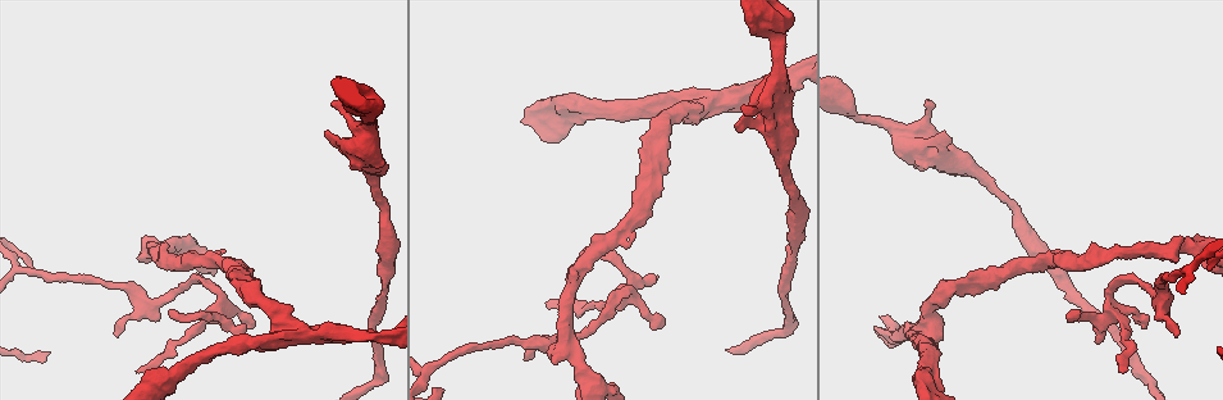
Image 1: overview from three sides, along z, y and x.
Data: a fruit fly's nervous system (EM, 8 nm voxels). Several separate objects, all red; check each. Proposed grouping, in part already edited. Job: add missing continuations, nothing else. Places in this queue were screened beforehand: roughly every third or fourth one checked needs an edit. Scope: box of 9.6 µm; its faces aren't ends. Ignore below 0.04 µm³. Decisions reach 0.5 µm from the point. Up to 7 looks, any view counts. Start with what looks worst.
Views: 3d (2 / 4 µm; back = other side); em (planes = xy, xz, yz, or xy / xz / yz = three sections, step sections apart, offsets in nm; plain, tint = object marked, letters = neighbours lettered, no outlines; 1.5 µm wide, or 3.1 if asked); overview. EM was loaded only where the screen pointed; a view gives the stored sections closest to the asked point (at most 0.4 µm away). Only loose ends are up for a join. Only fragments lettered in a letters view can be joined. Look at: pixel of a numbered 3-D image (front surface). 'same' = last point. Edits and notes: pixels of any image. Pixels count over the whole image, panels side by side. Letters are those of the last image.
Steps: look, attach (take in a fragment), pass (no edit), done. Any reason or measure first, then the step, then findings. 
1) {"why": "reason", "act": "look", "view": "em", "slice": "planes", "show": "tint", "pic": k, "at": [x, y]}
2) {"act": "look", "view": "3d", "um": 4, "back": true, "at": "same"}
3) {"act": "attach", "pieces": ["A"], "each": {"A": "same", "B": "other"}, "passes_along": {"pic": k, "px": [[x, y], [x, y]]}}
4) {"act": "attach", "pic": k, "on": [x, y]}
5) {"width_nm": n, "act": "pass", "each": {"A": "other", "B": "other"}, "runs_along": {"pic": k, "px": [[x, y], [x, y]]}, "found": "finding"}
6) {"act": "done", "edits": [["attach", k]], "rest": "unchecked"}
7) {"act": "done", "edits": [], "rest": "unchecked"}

{"why": "free end", "act": "look", "view": "3d", "um": 4, "pic": 1, "at": [251, 326]}

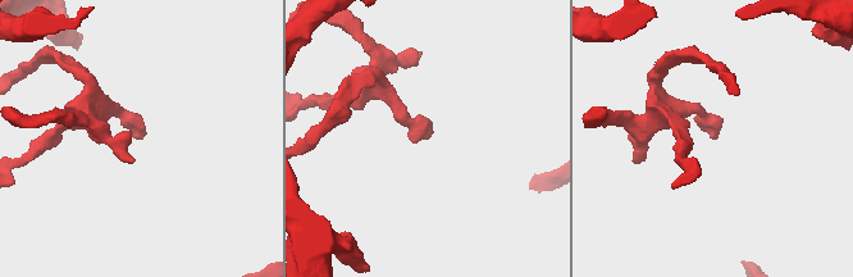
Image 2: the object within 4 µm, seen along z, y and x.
{"why": "need the tissue", "act": "look", "view": "em", "slice": "planes", "show": "letters", "pic": 2, "at": [427, 133]}

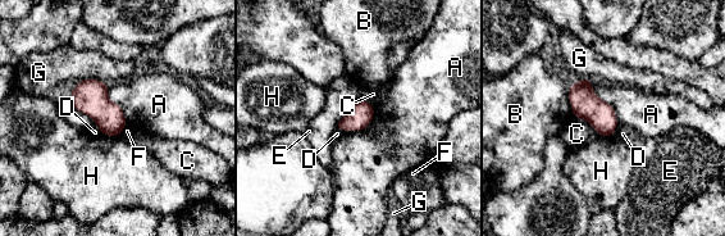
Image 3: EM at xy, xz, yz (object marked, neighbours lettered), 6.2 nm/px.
{"act": "pass", "each": {"A": "other", "B": "other", "C": "other", "D": "other", "E": "other", "F": "other", "G": "other", "H": "other"}, "border": {"pic": 3, "px": [[591, 80], [619, 122]]}, "found": "none of them fits"}

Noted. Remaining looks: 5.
{"why": "free end", "act": "look", "view": "3d", "um": 2, "pic": 1, "at": [375, 336]}

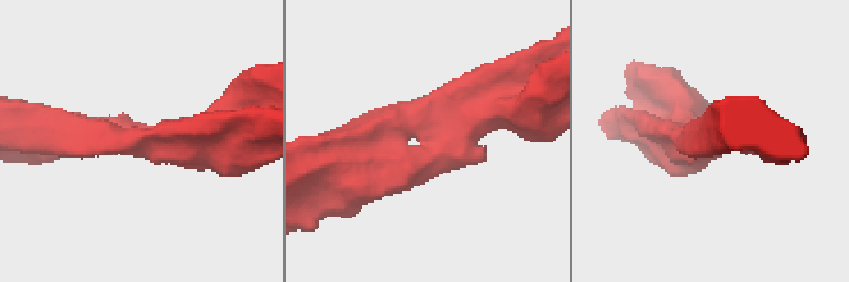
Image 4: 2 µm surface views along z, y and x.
{"why": "now the EM", "act": "look", "view": "em", "slice": "yz", "step": 8, "show": "letters", "pic": 4, "at": [424, 178]}

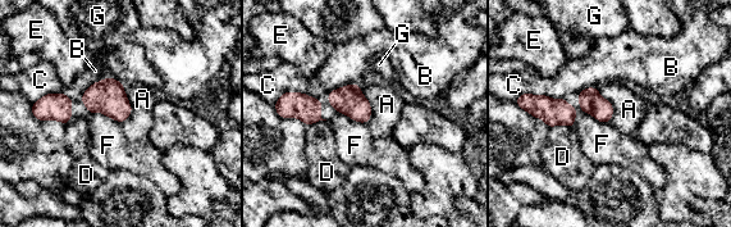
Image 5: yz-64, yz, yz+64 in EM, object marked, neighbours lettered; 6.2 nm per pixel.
{"act": "pass", "each": {"A": "other", "B": "other", "C": "other", "D": "other", "E": "other", "F": "other", "G": "other"}, "border": {"pic": 5, "px": [[359, 84], [370, 105], [368, 122]]}, "found": "no lettered fragment goes on from it"}

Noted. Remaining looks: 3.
{"why": "free end", "act": "look", "view": "3d", "um": 2, "pic": 1, "at": [525, 356]}

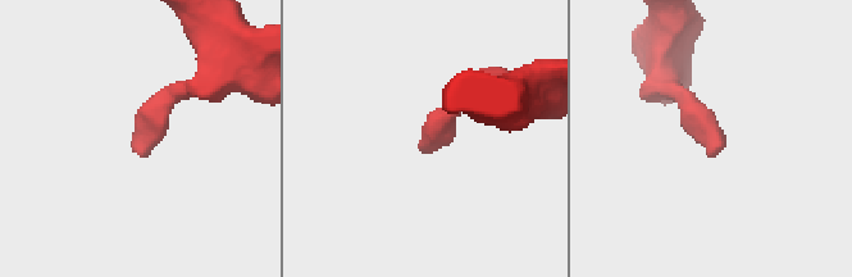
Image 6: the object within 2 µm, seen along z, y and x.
{"act": "look", "view": "em", "slice": "yz", "step": 4, "show": "tint", "pic": 6, "at": [719, 148]}

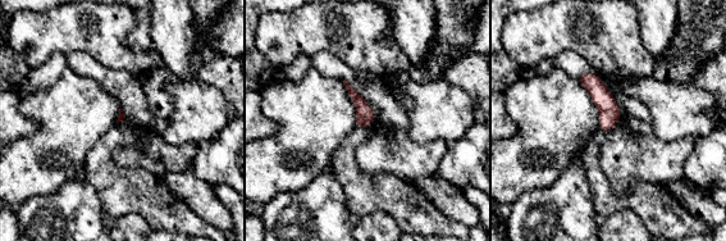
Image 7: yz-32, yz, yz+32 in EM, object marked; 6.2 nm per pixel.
{"why": "cut it another way", "act": "look", "view": "em", "slice": "planes", "show": "letters", "at": "same"}

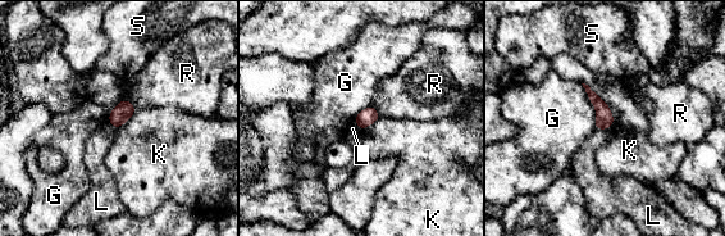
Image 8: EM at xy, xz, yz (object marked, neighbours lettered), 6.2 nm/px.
{"act": "pass", "each": {"G": "other", "K": "other", "L": "other", "R": "other", "S": "other"}, "found": "no lettered fragment goes on from it"}

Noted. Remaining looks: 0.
{"act": "done", "edits": [], "rest": "unchecked"}

